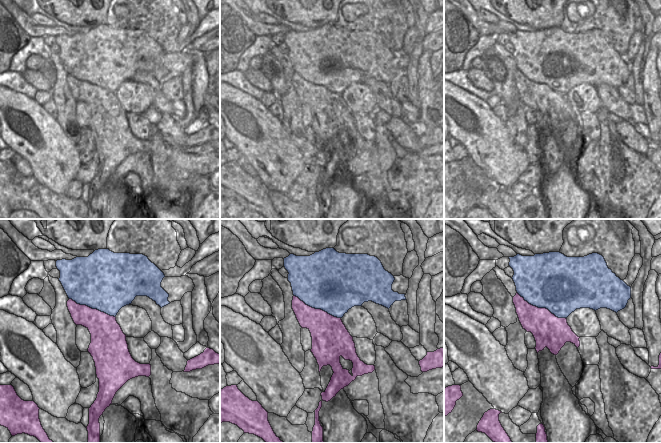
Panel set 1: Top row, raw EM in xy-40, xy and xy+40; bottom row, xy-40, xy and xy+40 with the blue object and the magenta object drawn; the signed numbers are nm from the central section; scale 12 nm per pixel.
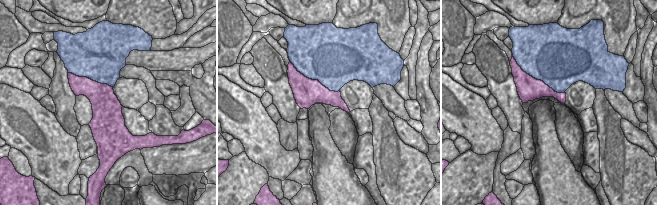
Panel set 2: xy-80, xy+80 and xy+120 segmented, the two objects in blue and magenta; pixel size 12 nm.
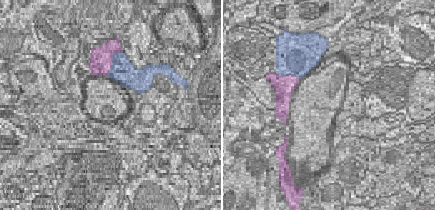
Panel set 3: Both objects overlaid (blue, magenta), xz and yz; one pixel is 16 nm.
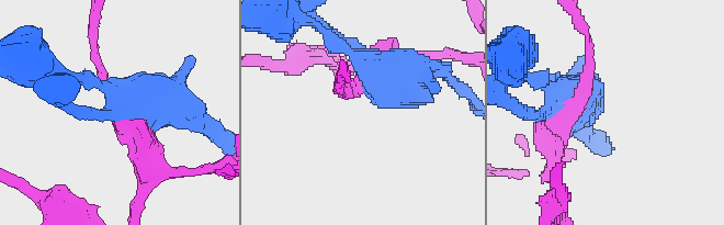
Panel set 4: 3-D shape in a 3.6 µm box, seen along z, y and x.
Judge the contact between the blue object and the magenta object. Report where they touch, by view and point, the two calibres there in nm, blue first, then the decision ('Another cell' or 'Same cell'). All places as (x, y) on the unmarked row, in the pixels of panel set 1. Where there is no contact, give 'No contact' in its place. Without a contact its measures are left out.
Touches blue at xy+40 (541, 83). Thickness 500 nm (blue) against 360 nm. Another cell.

